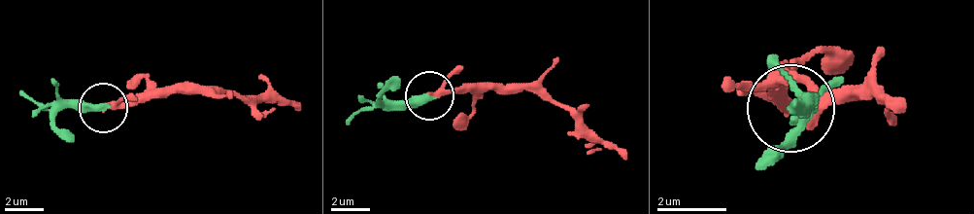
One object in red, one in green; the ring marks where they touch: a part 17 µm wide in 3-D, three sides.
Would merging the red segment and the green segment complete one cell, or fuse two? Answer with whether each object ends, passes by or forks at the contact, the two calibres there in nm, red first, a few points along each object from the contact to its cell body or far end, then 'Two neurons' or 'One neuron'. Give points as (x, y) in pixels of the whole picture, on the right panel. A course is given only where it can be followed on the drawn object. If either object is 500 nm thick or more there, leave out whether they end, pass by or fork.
At the ring red passes by. At the ring green ends. Thickness 240 nm (red) against 420 nm. Course of red: (789, 105), (780, 79), (876, 88), (902, 114). Course of green: (789, 105), (815, 105), (841, 79). One neuron

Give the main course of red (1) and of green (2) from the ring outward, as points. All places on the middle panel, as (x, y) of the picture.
1: (430, 94), (547, 89), (624, 158)
2: (430, 94), (362, 109), (348, 124)

